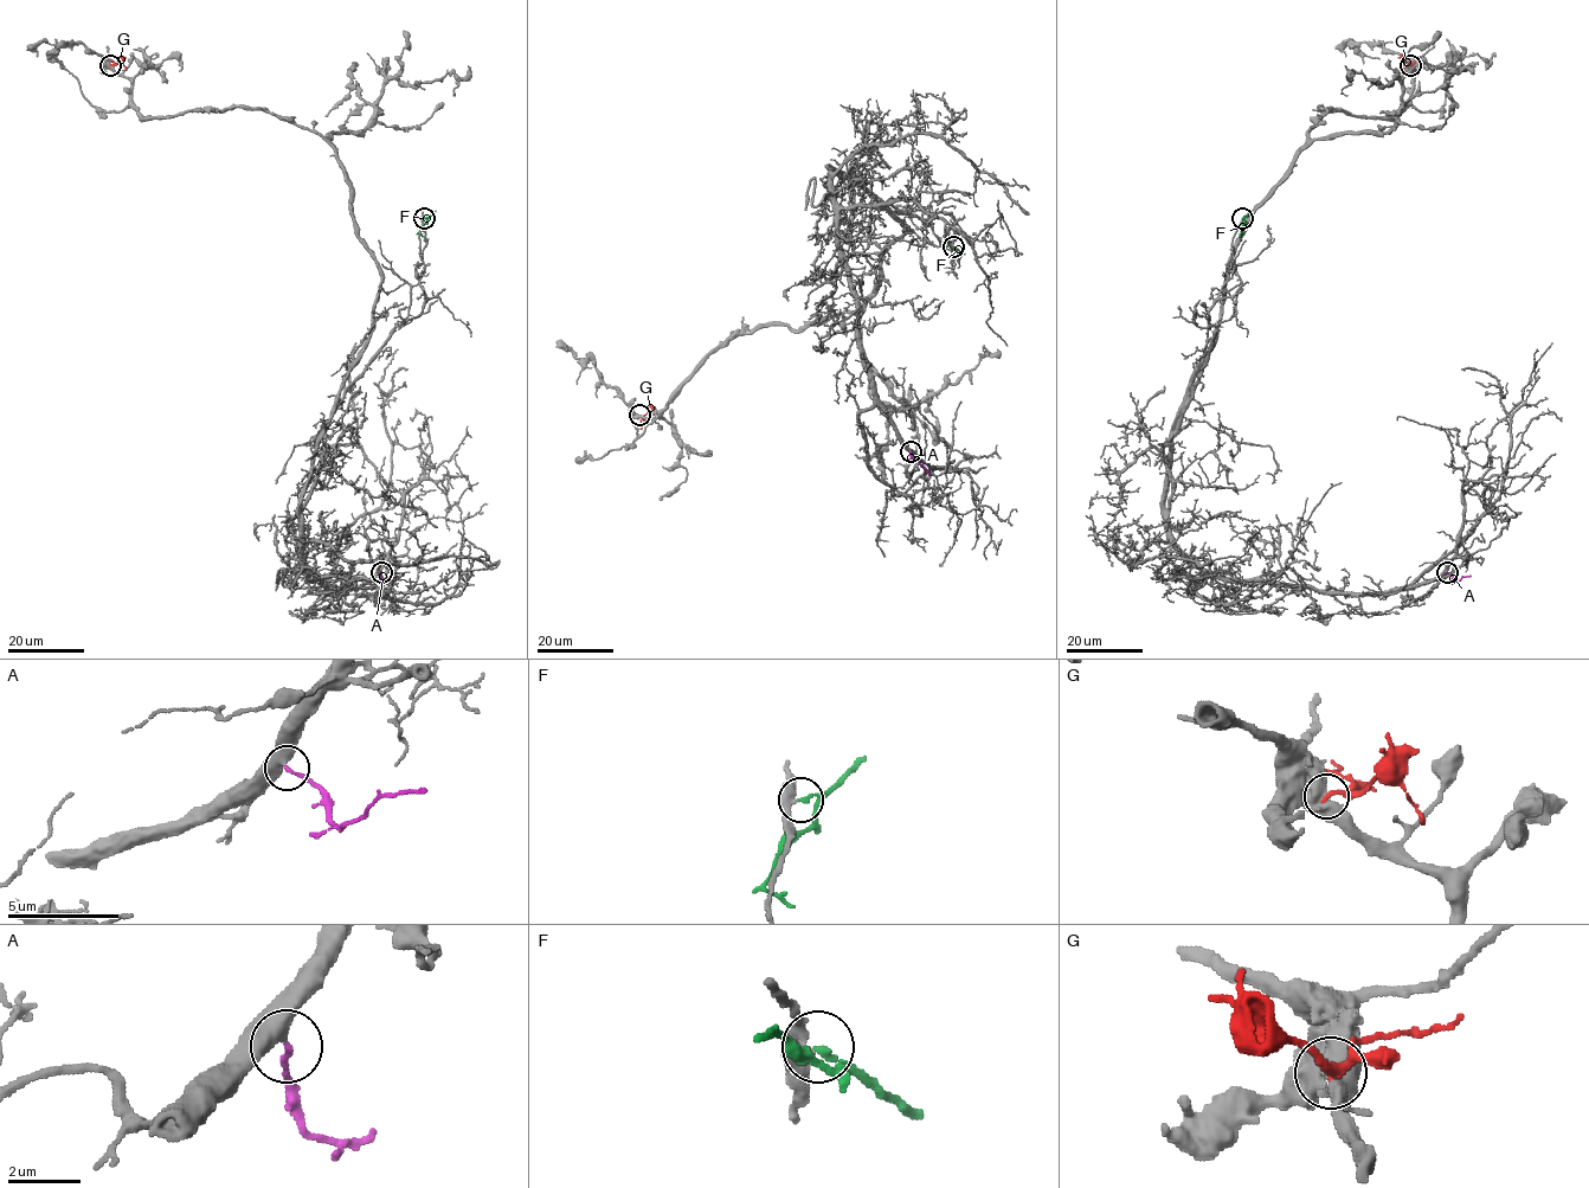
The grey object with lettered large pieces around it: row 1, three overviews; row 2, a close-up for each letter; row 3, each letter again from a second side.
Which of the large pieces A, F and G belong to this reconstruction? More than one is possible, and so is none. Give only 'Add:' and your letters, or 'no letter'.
Add: A

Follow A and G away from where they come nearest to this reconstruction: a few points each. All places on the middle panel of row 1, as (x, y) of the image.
A: (911, 451), (911, 456), (931, 474)
G: (639, 415), (655, 406)

